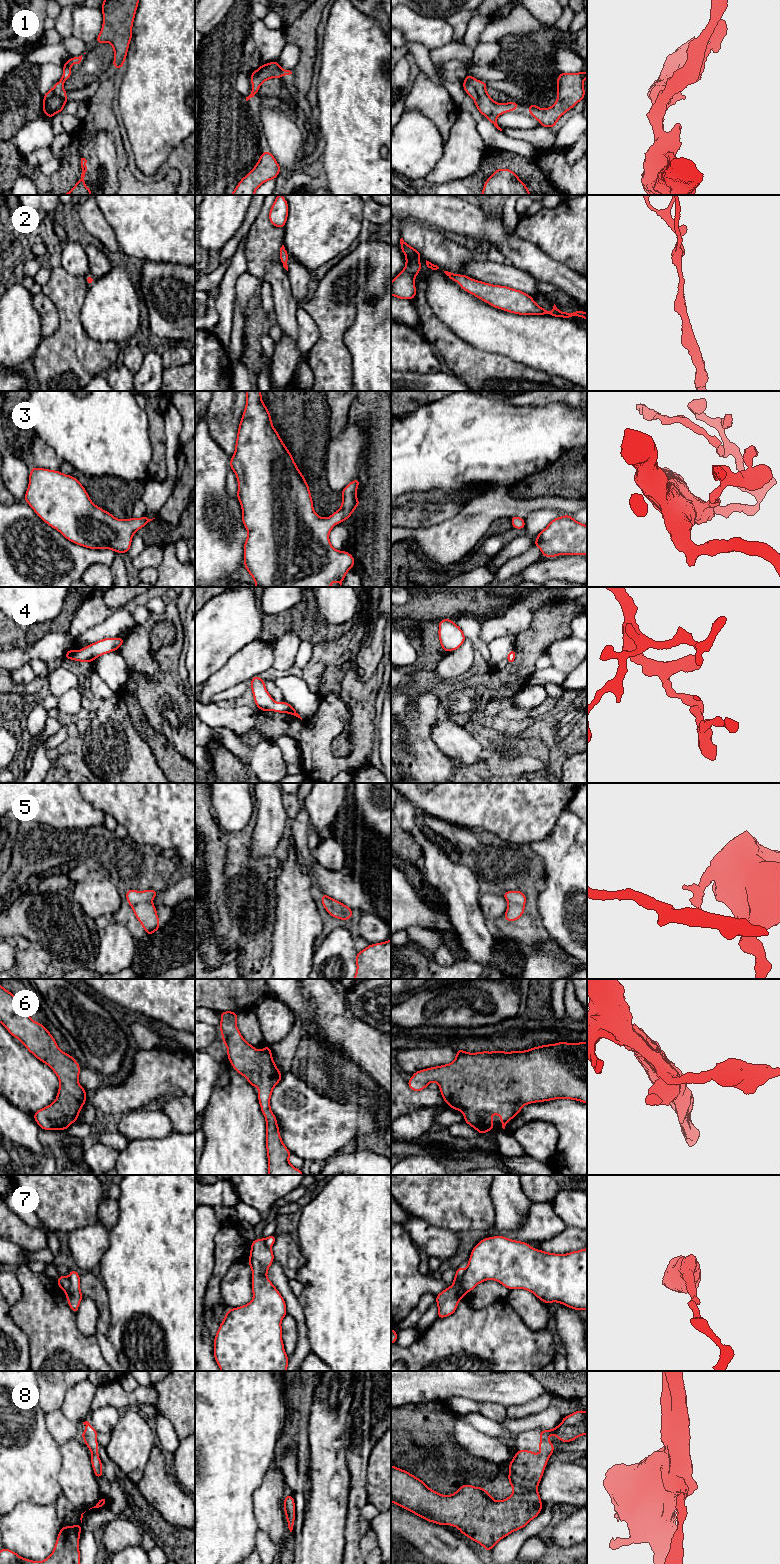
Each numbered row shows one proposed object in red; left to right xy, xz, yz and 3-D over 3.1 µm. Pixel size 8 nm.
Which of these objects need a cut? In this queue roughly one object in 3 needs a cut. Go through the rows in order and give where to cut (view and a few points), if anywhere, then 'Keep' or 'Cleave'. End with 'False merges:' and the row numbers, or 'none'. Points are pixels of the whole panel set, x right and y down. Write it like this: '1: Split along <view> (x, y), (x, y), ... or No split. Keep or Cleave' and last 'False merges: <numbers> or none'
1: No split. Keep
2: No split. Keep
3: No split. Keep
4: No split. Keep
5: No split. Keep
6: No split. Keep
7: Split along yz (465, 1270), (460, 1281), (460, 1287), (464, 1293). Cleave
8: No split. Keep
False merges: 7

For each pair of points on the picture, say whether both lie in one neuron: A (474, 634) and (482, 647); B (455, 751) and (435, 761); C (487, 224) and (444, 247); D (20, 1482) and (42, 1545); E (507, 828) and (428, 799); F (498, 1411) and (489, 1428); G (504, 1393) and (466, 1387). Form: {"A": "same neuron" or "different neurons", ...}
{"A": "same neuron", "B": "different neurons", "C": "different neurons", "D": "different neurons", "E": "same neuron", "F": "different neurons", "G": "same neuron"}

